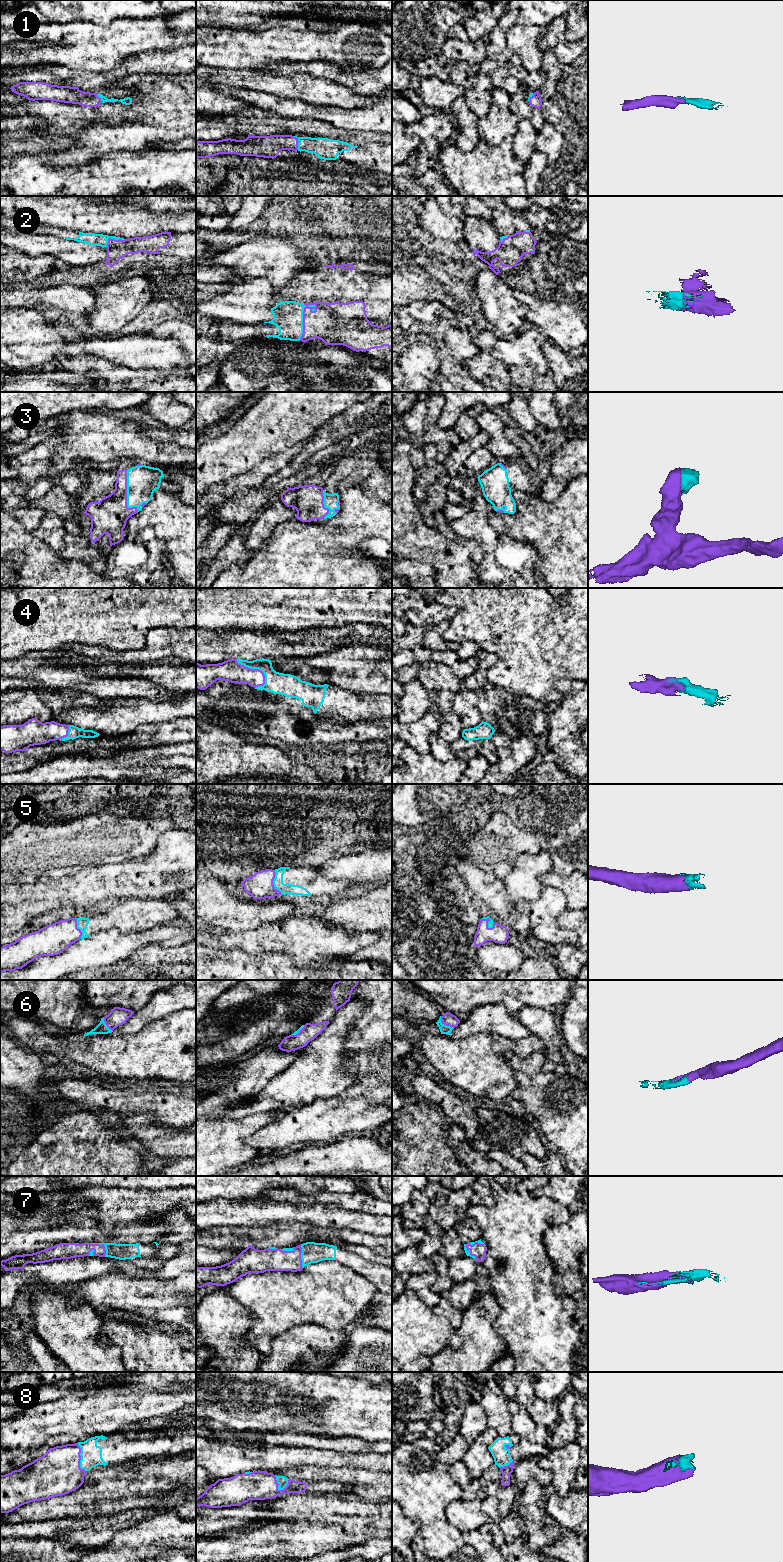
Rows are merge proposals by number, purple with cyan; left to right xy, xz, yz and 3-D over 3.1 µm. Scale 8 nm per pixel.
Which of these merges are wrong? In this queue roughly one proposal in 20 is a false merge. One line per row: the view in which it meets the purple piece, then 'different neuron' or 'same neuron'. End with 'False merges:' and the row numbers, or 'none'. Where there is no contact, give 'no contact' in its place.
1: xz | same neuron
2: xz | same neuron
3: xy | same neuron
4: xz | same neuron
5: xz | same neuron
6: yz | same neuron
7: xy | same neuron
8: xy | same neuron
False merges: none

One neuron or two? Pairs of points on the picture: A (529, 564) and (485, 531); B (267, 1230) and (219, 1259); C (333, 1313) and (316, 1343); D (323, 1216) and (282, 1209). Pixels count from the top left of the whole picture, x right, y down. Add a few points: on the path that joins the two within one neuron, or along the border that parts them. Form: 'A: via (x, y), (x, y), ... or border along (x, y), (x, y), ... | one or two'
A: via (518, 562), (496, 542) | one
B: border along (237, 1242), (214, 1249) | two
C: border along (302, 1324), (319, 1324), (330, 1329), (345, 1329) | two
D: via (313, 1214), (292, 1213) | one

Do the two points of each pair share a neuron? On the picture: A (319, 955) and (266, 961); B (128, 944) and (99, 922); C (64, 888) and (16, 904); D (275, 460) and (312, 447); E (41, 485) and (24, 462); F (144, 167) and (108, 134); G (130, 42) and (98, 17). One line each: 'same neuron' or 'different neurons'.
A: different neurons
B: different neurons
C: same neuron
D: different neurons
E: same neuron
F: different neurons
G: different neurons

